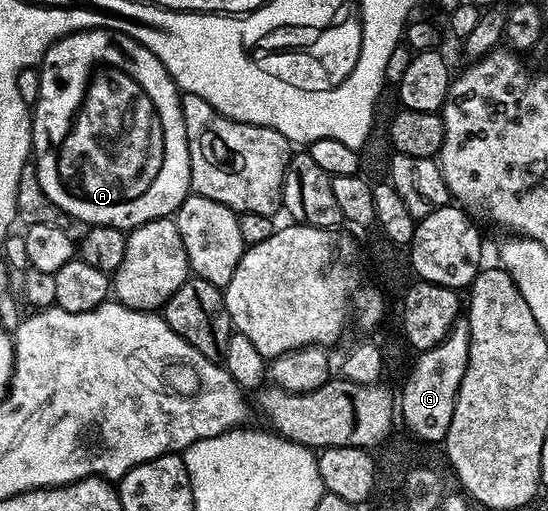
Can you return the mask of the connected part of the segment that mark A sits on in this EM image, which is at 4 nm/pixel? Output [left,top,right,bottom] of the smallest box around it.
[31,30,191,232]

